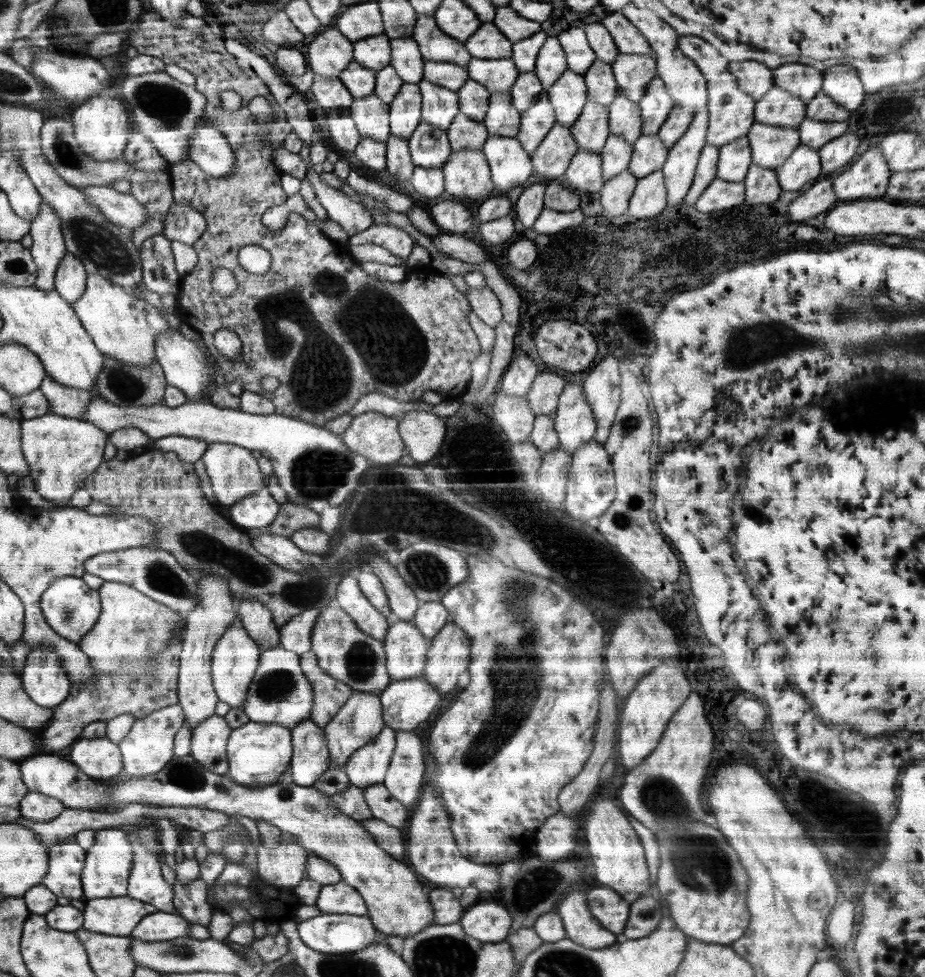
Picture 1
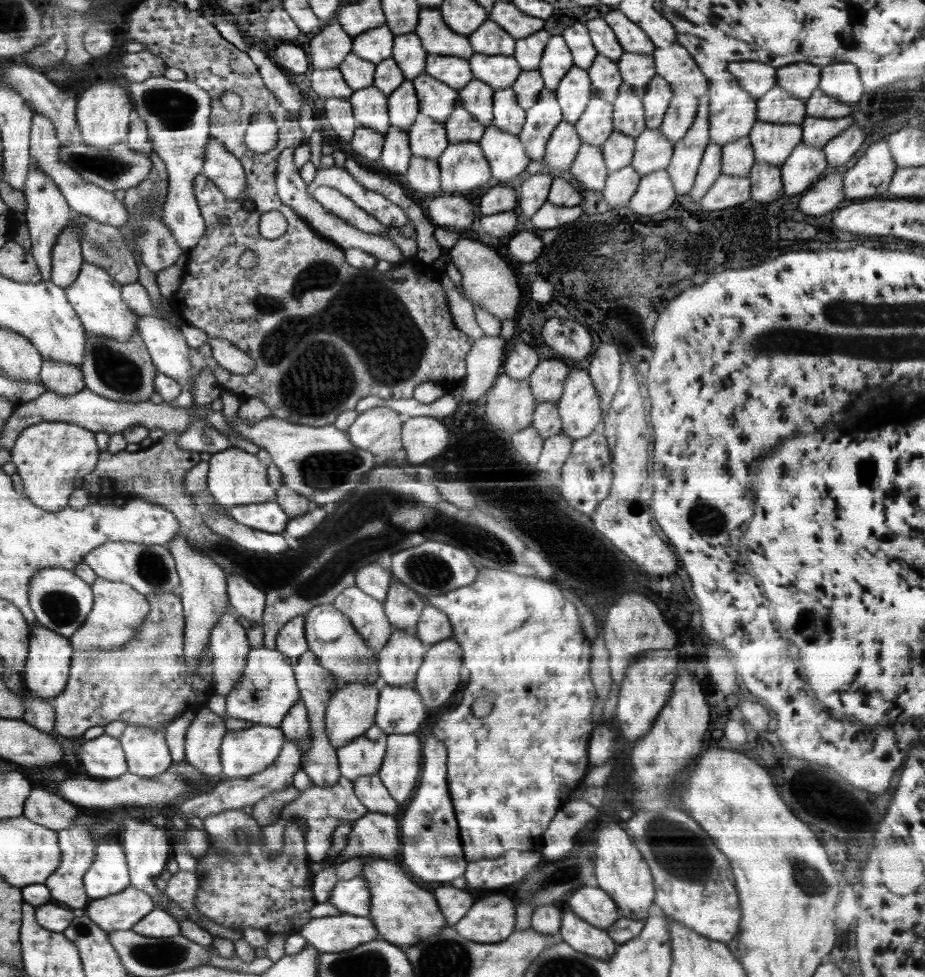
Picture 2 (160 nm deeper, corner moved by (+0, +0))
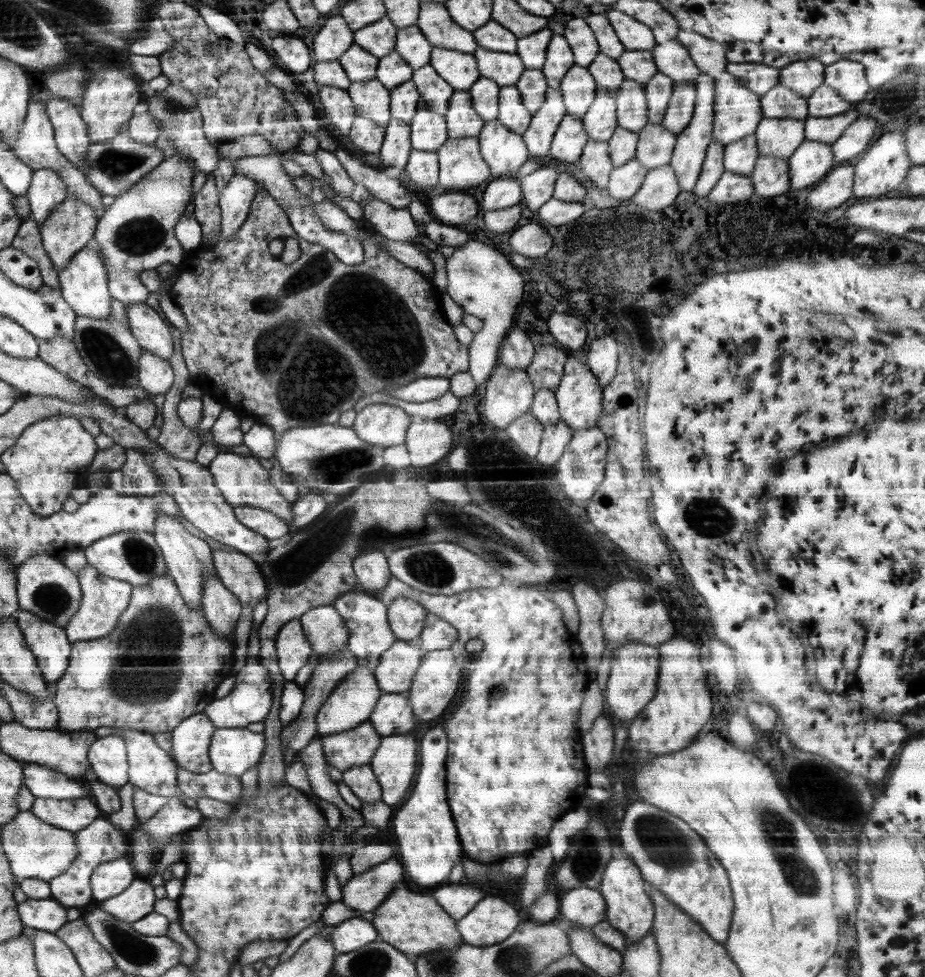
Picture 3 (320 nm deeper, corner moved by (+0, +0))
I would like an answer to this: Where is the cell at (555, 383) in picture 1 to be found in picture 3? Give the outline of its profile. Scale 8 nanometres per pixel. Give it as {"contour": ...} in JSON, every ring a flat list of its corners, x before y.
{"contour":[[550,345,536,347,535,352,536,356,525,372,535,390,545,388,554,391,562,380,568,354]]}

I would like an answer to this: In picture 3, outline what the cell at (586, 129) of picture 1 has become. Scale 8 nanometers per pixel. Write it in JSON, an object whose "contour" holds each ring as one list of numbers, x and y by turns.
{"contour":[[598,88,595,99,582,118,583,127,589,139,607,142,617,129,617,108,615,93]]}

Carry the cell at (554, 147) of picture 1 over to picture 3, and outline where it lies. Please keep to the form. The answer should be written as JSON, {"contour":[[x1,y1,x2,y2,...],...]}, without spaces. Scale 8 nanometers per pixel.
{"contour":[[567,114,556,129,549,154,558,161,572,165,581,157,588,139,582,119]]}

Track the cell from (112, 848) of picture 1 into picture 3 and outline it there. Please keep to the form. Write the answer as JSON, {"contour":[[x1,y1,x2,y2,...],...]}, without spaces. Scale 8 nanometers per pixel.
{"contour":[[125,857,101,863,90,878,91,896,96,901,108,901,132,885,134,870]]}

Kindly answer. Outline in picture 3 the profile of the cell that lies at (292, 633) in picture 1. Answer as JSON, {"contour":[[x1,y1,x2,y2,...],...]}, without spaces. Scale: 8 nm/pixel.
{"contour":[[294,619,282,626,277,637,276,649,281,674,286,682,292,682,298,670,308,663,309,657,314,654,300,619]]}

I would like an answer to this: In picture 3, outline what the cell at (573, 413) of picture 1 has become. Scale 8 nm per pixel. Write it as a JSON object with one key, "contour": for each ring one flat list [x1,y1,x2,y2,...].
{"contour":[[571,353,566,359,566,366,560,384,554,390,561,422,566,423,572,430,582,430,597,426,597,420,603,409,603,388,584,357,580,354]]}

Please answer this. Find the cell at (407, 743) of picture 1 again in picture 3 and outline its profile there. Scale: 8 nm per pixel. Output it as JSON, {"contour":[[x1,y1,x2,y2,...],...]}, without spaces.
{"contour":[[412,736,381,737,369,764,382,787,383,803,394,806,406,796,416,772,416,752,418,744]]}

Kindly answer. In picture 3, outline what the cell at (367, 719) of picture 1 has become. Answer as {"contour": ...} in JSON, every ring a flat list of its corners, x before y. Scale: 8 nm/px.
{"contour":[[358,666,338,684,325,704,321,706,317,714,318,734,323,736,341,733,357,727,361,722,368,721,381,694,372,671,367,667]]}

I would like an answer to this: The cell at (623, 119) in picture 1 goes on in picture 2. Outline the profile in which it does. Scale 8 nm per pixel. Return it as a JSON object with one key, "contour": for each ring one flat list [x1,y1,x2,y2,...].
{"contour":[[623,82,612,103,614,130,636,139,646,129,642,95,634,91,632,86]]}

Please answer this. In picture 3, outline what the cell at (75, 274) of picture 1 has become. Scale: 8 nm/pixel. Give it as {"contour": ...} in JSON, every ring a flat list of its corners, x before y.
{"contour":[[70,196,66,197,66,200,58,205,57,209,54,209,49,217,45,218,45,221,39,226,39,231,45,252,48,253,58,272,68,266,78,251,88,246,93,234,97,232,99,223,100,218,95,213,93,206]]}

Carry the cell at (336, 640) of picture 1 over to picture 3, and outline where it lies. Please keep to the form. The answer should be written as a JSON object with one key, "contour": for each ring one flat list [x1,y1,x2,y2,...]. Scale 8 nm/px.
{"contour":[[317,606,300,618,306,637,313,647,314,654,325,655,342,649,350,649,349,628,337,607]]}

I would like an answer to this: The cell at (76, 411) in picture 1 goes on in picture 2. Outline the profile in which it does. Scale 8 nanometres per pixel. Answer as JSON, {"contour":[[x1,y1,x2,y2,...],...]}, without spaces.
{"contour":[[43,360,42,369,38,381,45,390,61,394,60,396,72,396,85,388,83,374,76,366]]}

